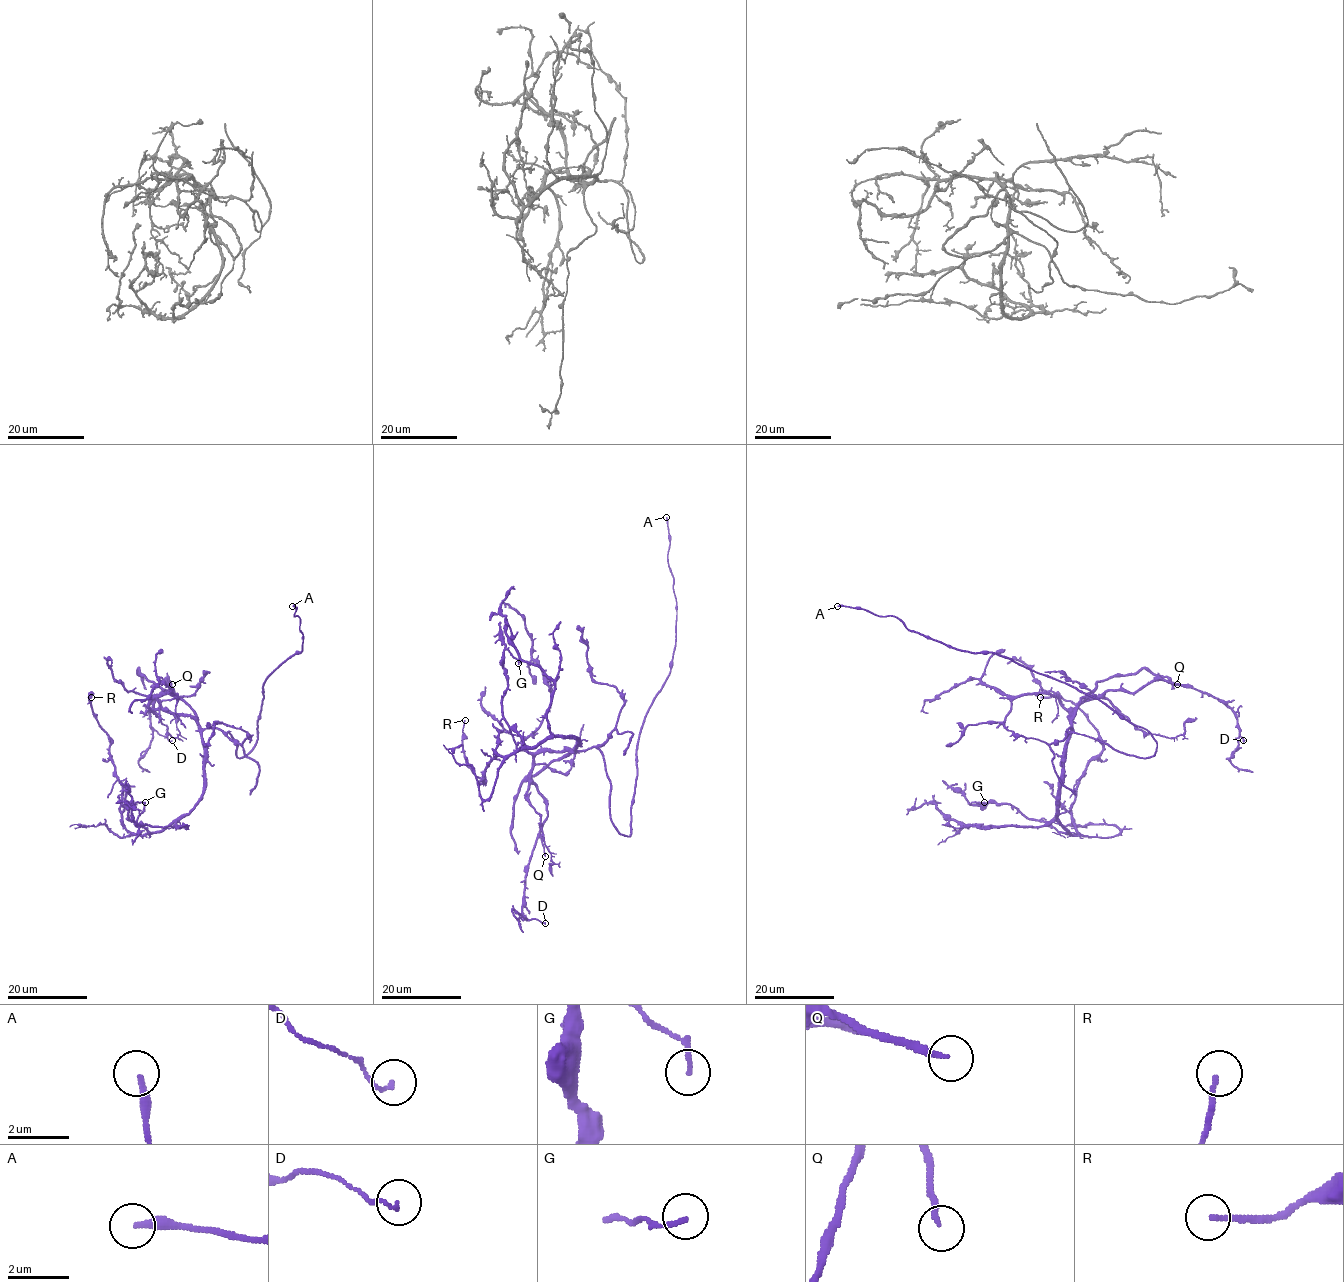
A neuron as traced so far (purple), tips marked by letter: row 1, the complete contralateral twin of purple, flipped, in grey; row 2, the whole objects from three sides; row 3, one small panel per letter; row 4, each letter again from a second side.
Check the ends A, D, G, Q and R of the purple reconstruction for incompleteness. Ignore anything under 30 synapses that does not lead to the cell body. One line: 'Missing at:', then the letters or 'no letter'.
Missing at: A, Q

